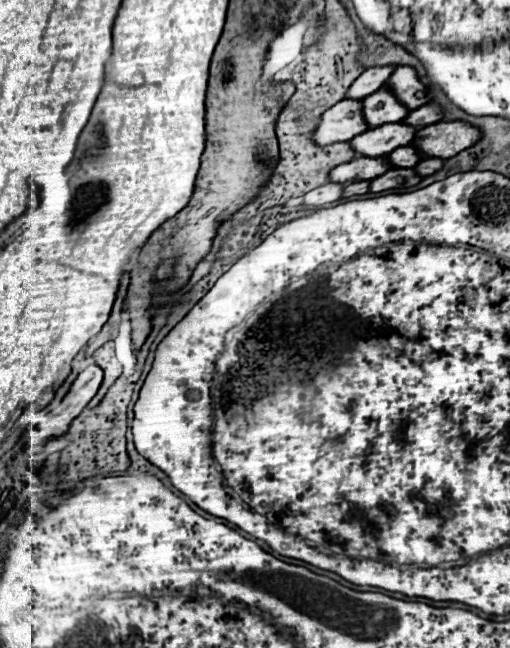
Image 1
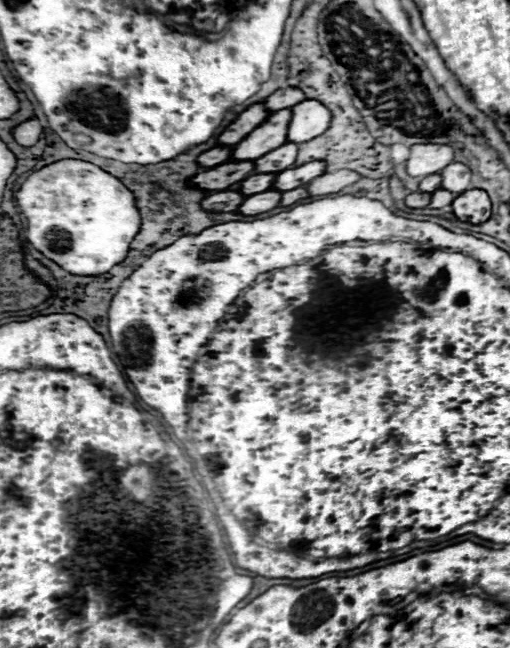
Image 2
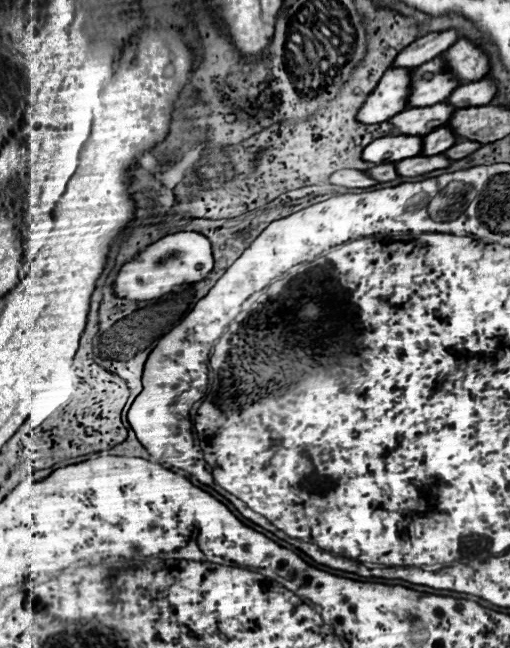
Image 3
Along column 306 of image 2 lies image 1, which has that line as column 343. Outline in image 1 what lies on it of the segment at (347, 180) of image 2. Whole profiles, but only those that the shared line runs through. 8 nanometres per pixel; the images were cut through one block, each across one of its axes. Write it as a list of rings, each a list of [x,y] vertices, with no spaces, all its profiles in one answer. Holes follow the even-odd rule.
[[[326,182],[324,186],[318,186],[316,190],[308,192],[304,196],[304,206],[312,206],[312,208],[322,208],[328,202],[334,202],[342,196],[344,184],[336,184],[336,182]]]

